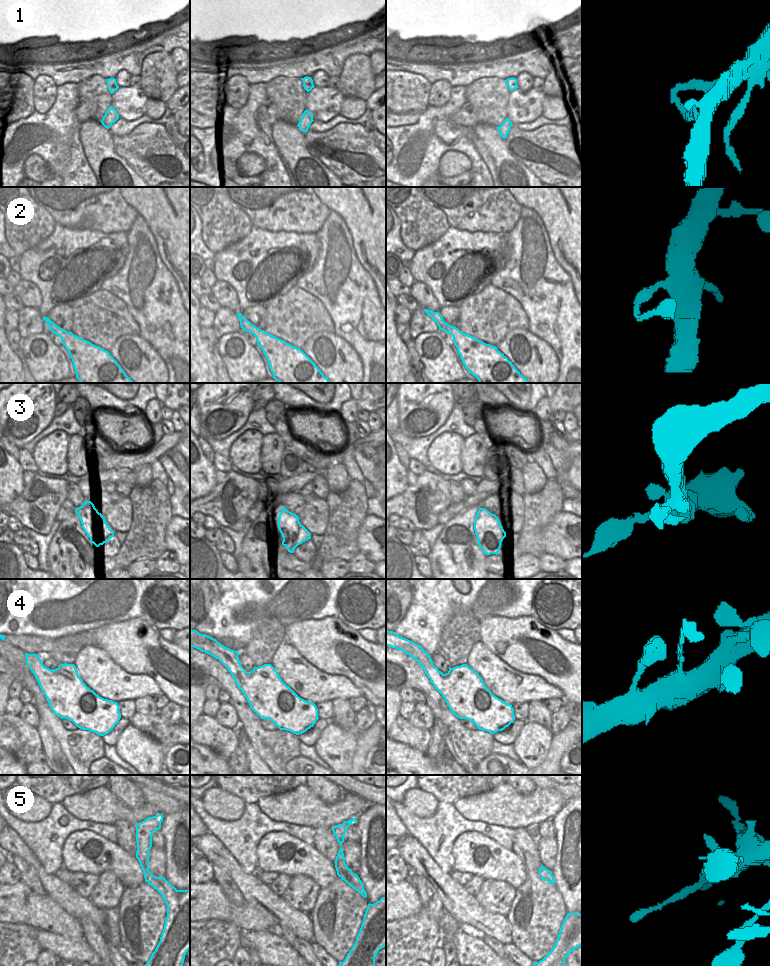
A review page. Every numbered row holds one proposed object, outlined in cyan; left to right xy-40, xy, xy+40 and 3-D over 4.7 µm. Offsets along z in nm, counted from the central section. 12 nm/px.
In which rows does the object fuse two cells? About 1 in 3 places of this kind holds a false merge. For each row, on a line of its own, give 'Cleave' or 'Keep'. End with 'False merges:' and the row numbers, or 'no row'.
1: Cleave
2: Keep
3: Keep
4: Cleave
5: Keep
False merges: 1, 4.

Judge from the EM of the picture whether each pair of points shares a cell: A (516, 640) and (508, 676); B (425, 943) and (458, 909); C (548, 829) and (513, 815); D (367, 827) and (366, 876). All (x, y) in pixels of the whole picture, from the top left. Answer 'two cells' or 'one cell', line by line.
A: two cells
B: two cells
C: two cells
D: one cell

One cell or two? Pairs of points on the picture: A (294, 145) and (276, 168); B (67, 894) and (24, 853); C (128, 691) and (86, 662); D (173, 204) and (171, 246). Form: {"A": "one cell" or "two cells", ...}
{"A": "two cells", "B": "one cell", "C": "one cell", "D": "one cell"}

